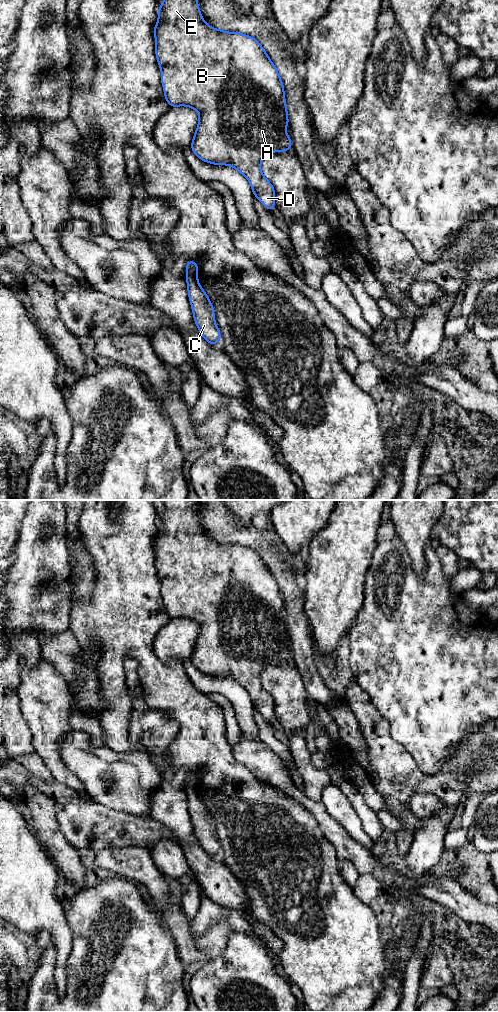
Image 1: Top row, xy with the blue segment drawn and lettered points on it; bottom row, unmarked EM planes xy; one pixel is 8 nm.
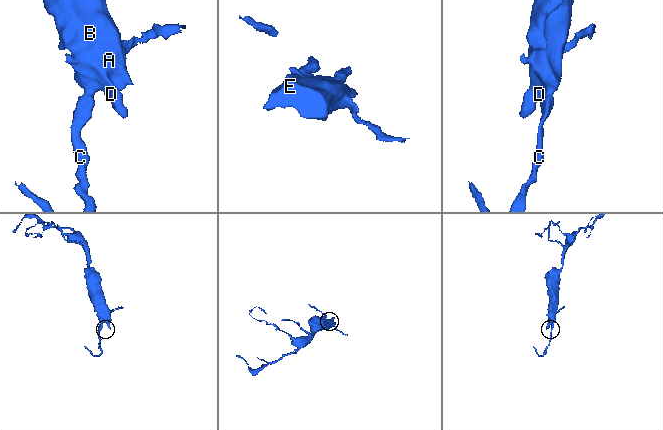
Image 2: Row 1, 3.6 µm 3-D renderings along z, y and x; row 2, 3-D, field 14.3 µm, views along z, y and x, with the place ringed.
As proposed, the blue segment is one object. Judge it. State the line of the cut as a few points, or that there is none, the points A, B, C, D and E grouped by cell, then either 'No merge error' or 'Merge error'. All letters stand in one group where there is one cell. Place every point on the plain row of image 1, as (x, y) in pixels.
No split. Groups: A B C D E. No merge error

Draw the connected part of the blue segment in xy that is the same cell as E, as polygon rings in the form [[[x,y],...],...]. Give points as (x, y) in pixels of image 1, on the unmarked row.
[[[197,500],[163,501],[164,513],[162,517],[158,519],[158,533],[156,534],[156,538],[153,541],[153,547],[156,553],[155,566],[161,582],[161,595],[164,602],[165,612],[170,617],[170,619],[187,618],[199,624],[199,634],[191,655],[191,662],[193,665],[204,674],[215,677],[228,677],[235,680],[245,690],[248,691],[255,710],[257,710],[267,722],[272,723],[275,720],[276,705],[274,698],[261,684],[261,673],[268,665],[285,664],[292,661],[291,650],[284,642],[286,638],[289,638],[289,631],[285,613],[284,598],[279,588],[278,582],[270,572],[268,566],[263,561],[259,553],[257,553],[255,550],[239,544],[226,544],[221,541],[215,541],[210,539],[204,533],[204,530],[202,529],[198,519]]]

